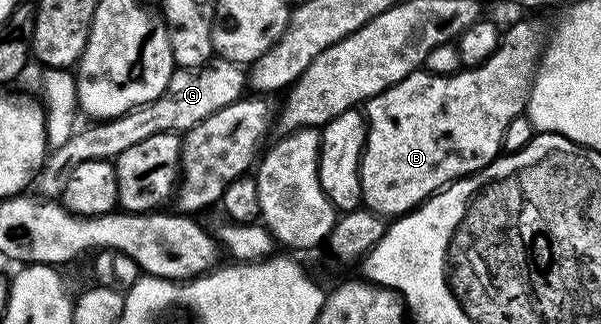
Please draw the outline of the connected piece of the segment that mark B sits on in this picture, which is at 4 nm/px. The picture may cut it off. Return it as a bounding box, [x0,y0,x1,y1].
[359,20,546,218]

